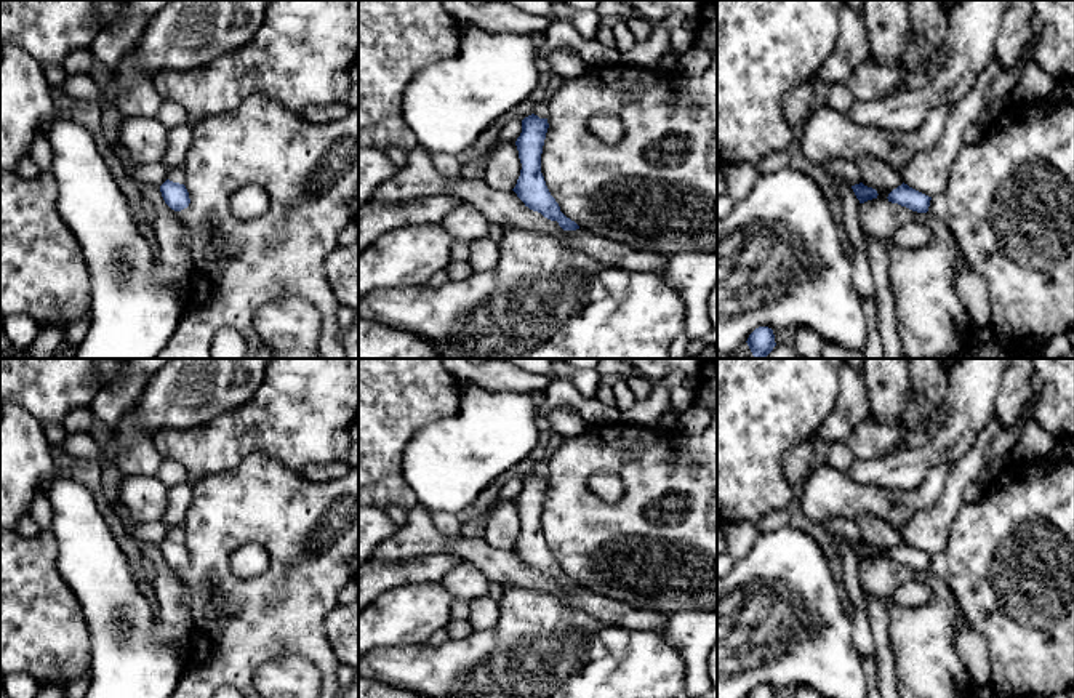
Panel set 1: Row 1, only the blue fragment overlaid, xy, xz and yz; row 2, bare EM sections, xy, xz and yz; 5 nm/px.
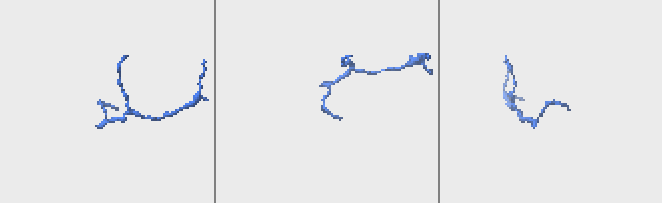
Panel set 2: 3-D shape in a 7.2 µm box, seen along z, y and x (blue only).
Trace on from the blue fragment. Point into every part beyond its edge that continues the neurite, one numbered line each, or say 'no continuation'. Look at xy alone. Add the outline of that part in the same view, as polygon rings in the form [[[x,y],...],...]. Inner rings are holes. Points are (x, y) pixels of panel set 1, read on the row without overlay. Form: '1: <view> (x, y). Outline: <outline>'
no continuation

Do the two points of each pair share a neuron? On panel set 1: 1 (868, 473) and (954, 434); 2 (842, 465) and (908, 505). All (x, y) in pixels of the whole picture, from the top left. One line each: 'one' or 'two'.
1: one
2: two

